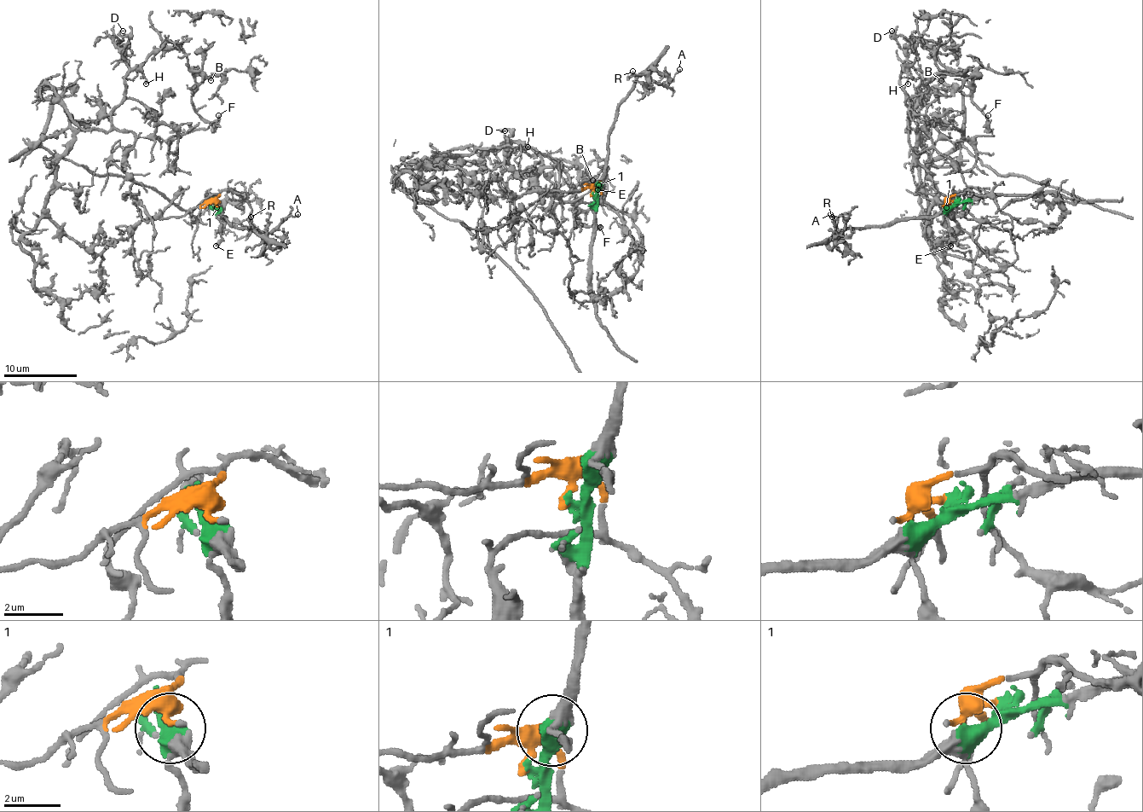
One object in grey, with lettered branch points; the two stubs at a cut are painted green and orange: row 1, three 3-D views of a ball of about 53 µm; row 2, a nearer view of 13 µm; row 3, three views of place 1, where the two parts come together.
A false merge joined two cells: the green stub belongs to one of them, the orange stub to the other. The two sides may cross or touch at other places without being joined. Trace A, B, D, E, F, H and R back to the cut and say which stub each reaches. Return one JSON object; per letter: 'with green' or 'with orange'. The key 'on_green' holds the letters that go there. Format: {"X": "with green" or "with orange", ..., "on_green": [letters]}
{"A": "with green", "B": "with orange", "D": "with orange", "E": "with green", "F": "with orange", "H": "with orange", "R": "with green", "on_green": ["A", "E", "R"]}

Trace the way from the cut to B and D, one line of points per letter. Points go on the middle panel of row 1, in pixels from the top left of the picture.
B: (591, 194), (514, 195), (499, 181), (428, 166), (510, 139), (555, 161), (573, 185), (593, 179)
D: (591, 194), (514, 195), (499, 181), (428, 166), (507, 144), (505, 131)

